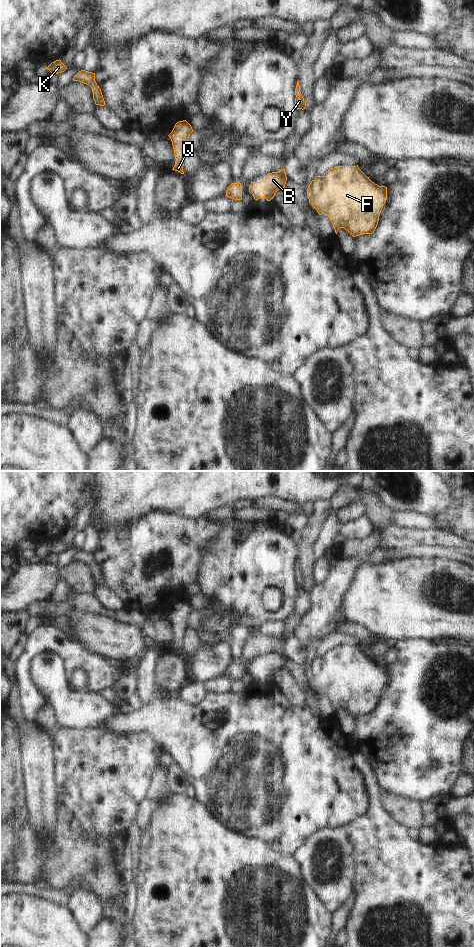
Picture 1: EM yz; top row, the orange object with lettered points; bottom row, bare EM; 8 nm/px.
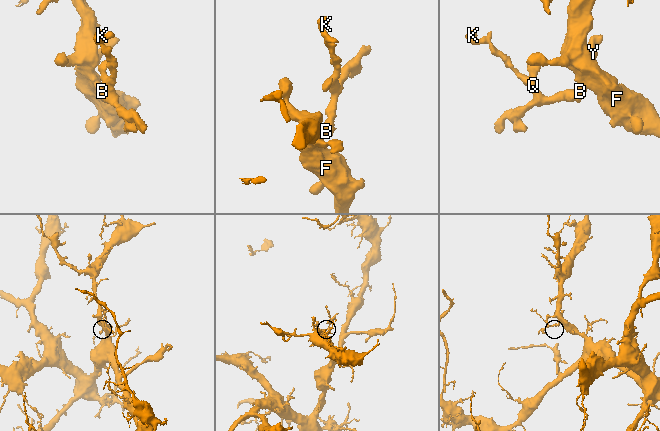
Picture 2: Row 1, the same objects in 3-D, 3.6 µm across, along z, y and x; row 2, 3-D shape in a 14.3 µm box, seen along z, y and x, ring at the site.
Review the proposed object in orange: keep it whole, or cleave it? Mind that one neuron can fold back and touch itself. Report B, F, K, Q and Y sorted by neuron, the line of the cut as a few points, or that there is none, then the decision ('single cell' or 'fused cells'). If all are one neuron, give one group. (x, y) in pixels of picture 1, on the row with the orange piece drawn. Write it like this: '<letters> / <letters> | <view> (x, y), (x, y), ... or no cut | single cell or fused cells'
B F K Q Y | no cut | single cell

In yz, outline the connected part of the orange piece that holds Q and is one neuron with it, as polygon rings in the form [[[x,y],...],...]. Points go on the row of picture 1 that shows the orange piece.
[[[183,120],[177,122],[172,132],[168,135],[172,141],[176,159],[175,165],[172,170],[178,171],[181,174],[184,174],[183,159],[186,149],[189,148],[187,145],[189,136],[193,131],[194,130],[192,129],[191,125],[186,120]]]

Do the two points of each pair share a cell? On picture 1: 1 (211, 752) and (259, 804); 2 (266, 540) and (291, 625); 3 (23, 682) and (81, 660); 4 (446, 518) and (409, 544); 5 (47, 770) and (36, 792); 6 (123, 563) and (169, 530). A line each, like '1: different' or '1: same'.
1: same
2: different
3: same
4: different
5: same
6: same

